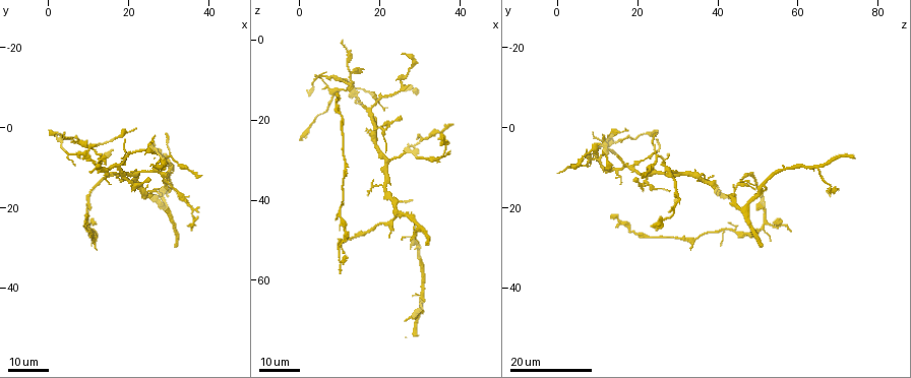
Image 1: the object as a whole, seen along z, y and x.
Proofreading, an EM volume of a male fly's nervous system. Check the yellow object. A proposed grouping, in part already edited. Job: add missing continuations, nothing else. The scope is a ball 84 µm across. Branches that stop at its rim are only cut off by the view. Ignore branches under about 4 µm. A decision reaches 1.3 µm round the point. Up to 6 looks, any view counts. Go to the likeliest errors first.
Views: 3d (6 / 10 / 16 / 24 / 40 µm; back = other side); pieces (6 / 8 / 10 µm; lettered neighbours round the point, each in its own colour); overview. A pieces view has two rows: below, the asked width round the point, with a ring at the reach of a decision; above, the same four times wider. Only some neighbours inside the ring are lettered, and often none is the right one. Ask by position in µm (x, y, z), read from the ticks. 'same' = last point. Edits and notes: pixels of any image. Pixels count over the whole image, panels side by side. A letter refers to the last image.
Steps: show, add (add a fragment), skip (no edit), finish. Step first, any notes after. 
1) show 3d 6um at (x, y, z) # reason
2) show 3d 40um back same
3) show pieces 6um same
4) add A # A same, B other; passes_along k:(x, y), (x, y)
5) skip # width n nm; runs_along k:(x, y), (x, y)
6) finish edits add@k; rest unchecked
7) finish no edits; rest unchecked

show 3d 24um at (19.0, 3.5, 24.5) # an open end

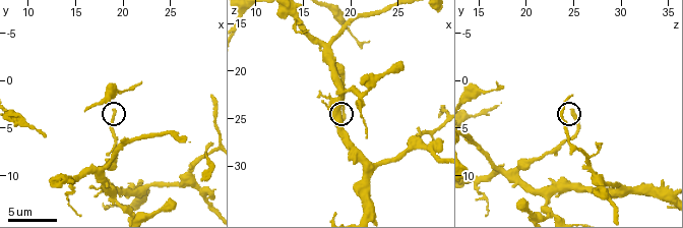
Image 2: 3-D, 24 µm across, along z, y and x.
show pieces 6um at (19.0, 3.2, 25.0)

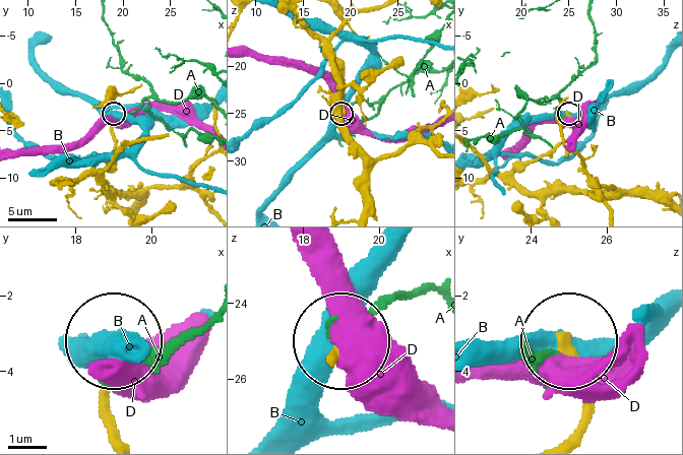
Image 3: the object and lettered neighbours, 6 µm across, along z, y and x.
skip # A other, B other, D other; runs_along 3:(562, 438), (581, 408), (572, 344); no lettered fragment goes on from it

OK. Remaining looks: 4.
show 3d 6um at (29.2, 1.6, 24.8) # thin end

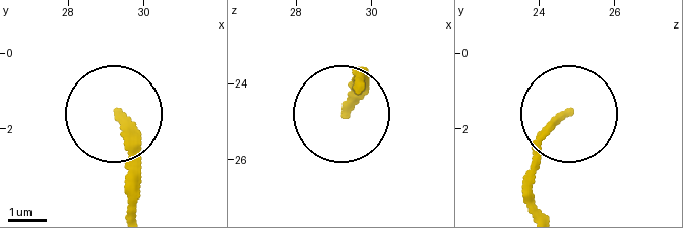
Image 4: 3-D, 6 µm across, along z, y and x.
show pieces 10um at (29.40, 1.65, 24.65) # what lies round it

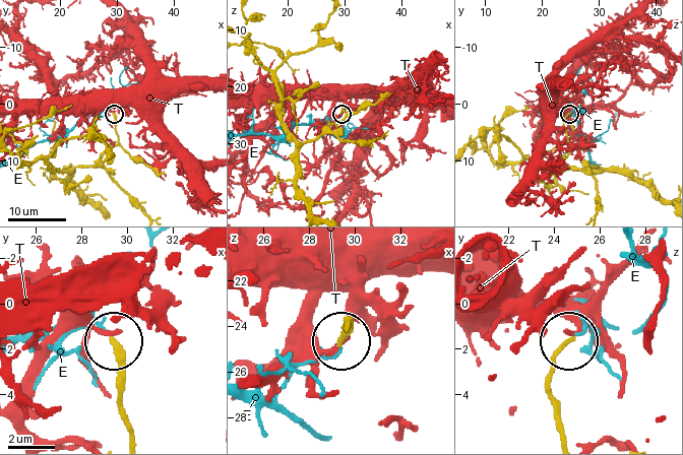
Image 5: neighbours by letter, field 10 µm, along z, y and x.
skip # E other, T other; runs_along 5:(565, 435), (550, 388), (550, 365), (565, 343); no lettered fragment goes on from it

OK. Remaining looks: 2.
show 3d 16um at (28.0, 16.5, 40.0)

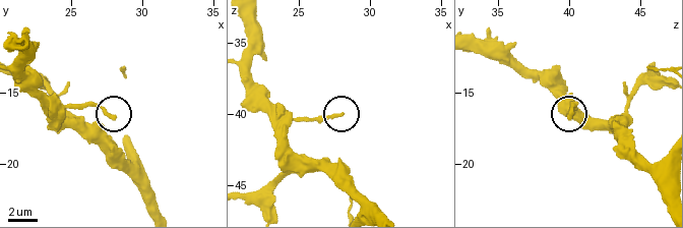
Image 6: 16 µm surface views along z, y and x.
show pieces 6um at (28.0, 16.8, 40.0)

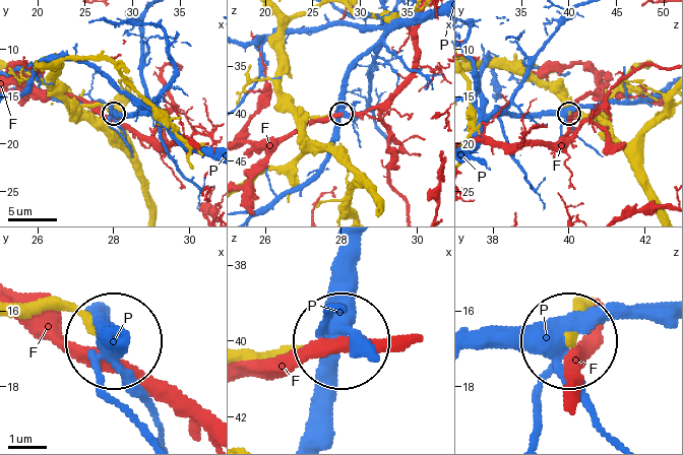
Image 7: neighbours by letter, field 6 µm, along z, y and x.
skip # F other, P other; no lettered fragment goes on from it

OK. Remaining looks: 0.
finish no edits; rest unchecked

